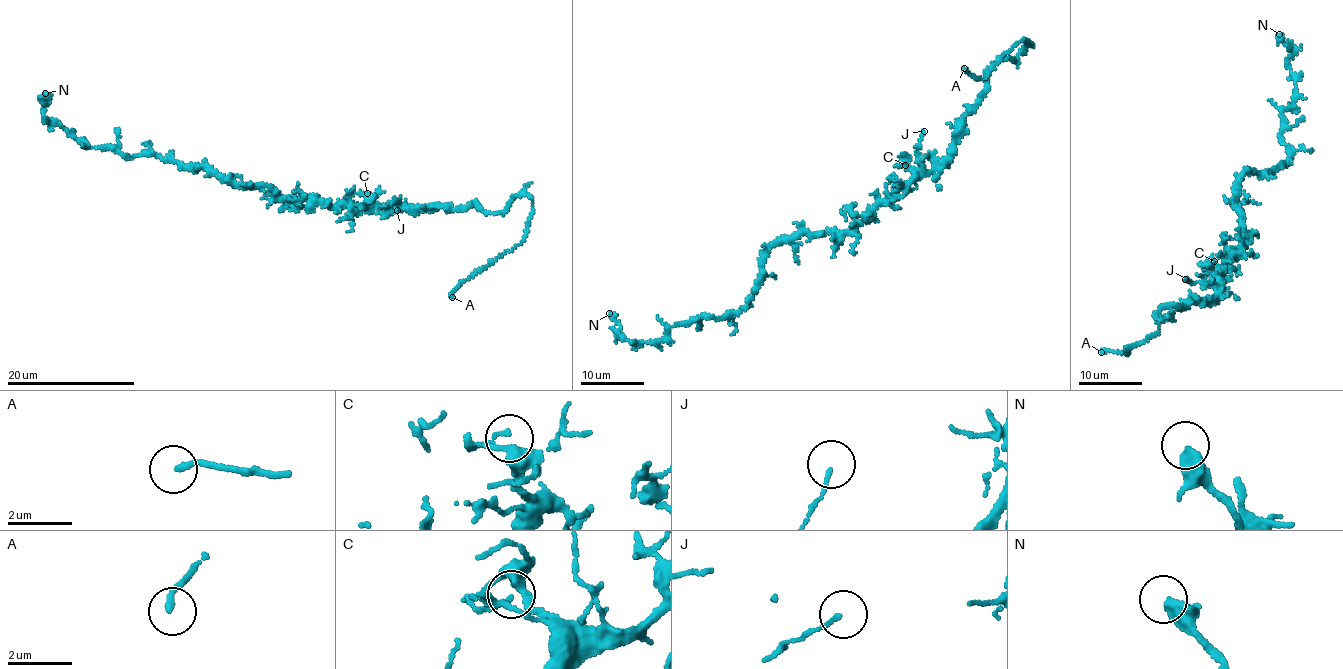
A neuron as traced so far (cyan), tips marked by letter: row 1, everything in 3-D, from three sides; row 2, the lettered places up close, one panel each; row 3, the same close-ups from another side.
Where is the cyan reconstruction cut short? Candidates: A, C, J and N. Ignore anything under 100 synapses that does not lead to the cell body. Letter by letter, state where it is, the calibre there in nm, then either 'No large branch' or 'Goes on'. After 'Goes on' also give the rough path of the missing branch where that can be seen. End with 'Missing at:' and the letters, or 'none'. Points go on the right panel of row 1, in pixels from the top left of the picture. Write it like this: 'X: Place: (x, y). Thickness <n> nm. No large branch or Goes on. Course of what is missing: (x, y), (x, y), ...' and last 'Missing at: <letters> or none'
A: Place: (1101, 352). Thickness 190 nm. Goes on. Course of what is missing: (1101, 352), (1086, 353), (1076, 345)
C: Place: (1214, 261). Thickness 110 nm. No large branch
J: Place: (1185, 279). Thickness 100 nm. No large branch
N: Place: (1279, 34). Thickness 380 nm. No large branch
Missing at: A

